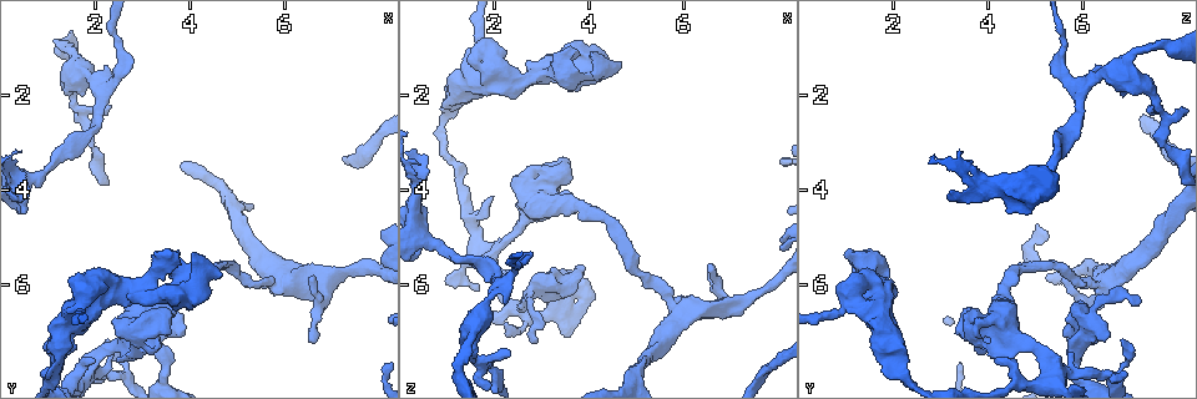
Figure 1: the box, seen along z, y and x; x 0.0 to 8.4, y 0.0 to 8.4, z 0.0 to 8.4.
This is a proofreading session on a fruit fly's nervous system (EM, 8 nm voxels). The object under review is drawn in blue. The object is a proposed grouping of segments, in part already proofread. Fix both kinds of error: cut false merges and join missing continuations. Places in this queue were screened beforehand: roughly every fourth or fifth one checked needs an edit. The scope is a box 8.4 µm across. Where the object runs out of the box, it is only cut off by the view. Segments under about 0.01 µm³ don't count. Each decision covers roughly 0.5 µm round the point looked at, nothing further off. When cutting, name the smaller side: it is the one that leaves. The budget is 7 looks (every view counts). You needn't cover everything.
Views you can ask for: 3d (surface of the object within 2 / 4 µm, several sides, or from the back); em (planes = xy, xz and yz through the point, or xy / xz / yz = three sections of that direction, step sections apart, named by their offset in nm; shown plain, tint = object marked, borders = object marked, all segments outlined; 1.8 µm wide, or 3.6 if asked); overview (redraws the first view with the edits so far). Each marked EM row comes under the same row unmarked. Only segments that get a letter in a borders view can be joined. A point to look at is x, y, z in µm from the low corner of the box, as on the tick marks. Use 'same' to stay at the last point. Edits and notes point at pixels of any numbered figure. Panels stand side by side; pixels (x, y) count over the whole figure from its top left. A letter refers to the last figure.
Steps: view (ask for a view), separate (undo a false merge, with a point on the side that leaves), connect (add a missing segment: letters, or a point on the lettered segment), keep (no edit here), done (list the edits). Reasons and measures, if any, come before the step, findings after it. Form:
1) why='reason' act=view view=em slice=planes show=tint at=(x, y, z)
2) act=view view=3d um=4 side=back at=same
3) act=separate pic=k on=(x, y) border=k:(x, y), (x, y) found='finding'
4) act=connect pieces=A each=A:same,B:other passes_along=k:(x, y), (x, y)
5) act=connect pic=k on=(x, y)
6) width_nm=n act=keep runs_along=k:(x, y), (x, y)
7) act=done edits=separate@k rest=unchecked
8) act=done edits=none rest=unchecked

why='looks like a crossing' act=view view=em slice=xz step=8 show=tint at=(3.15, 6.20, 1.45)

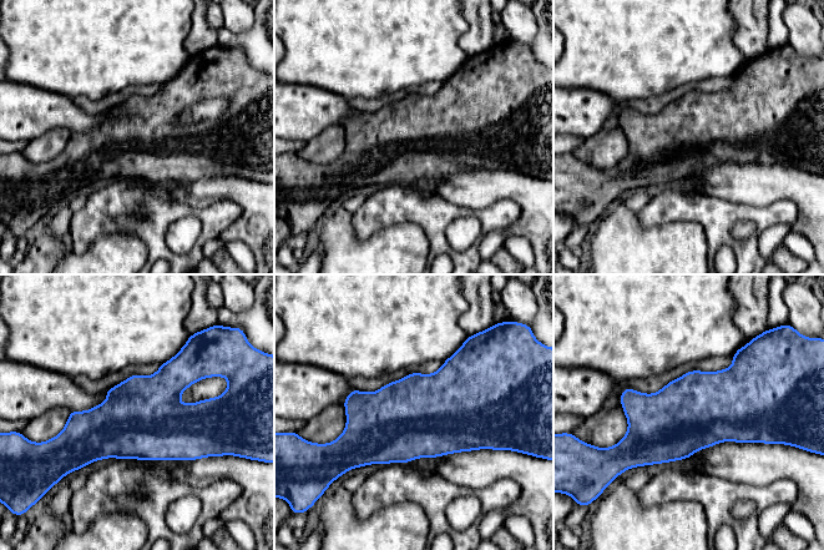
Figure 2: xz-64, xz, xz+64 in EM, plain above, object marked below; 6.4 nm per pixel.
why='another direction' act=view view=em slice=planes show=borders at=same

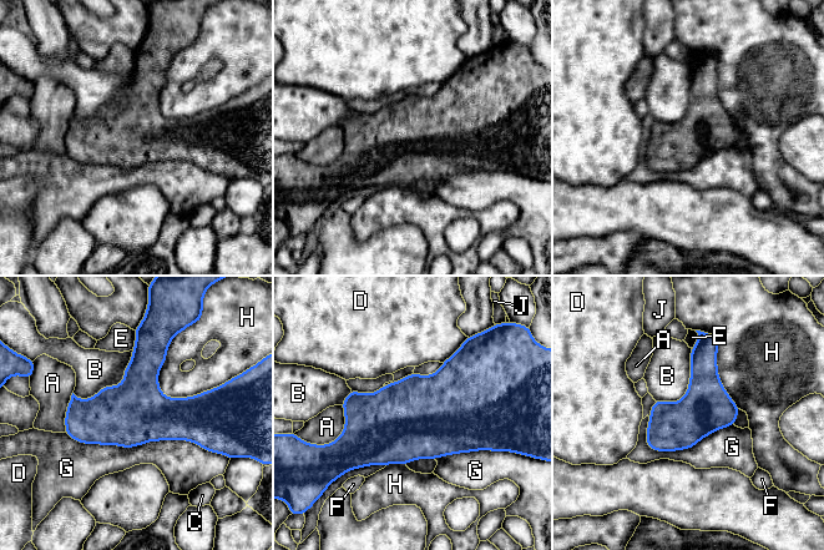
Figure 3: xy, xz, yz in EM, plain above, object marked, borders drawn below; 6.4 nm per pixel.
act=keep each=A:other,B:other,C:other,D:other,E:other,F:other,G:other,H:other,J:other border=3:(132, 351), (117, 385), (72, 393) found='all the same neuron'

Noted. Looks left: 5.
why='branch stops here' act=view view=3d um=4 at=(2.50, 7.60, 4.30)

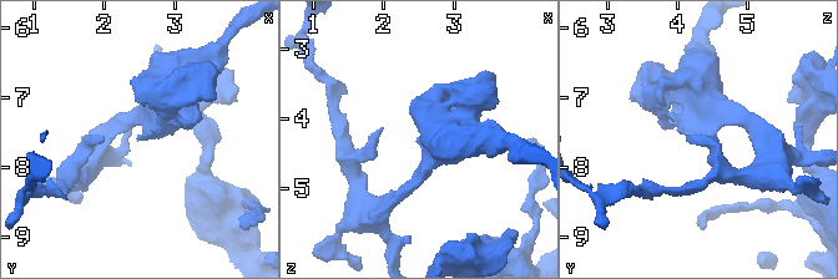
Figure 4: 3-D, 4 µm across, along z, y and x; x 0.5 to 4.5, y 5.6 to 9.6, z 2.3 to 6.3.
act=view view=em slice=xy step=8 show=tint at=(2.50, 7.60, 4.30)

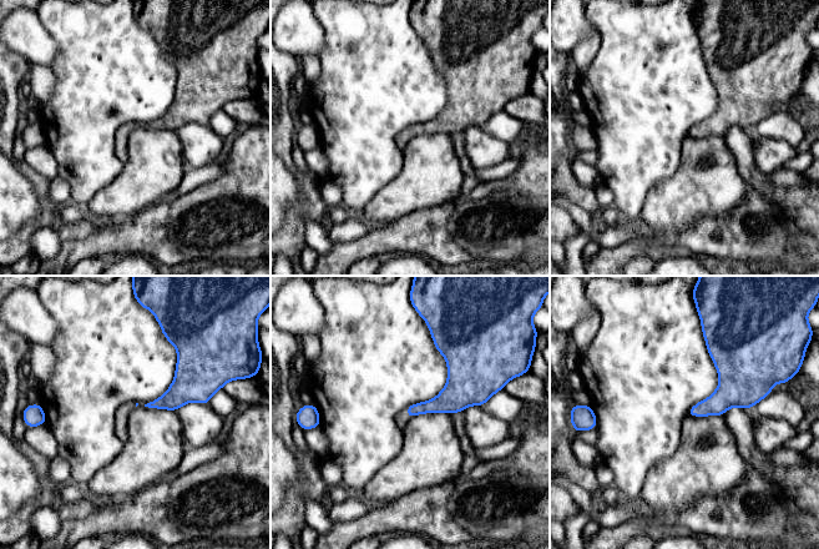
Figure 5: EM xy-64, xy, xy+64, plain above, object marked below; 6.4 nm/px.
why='cut it another way' act=view view=em slice=planes show=borders at=same

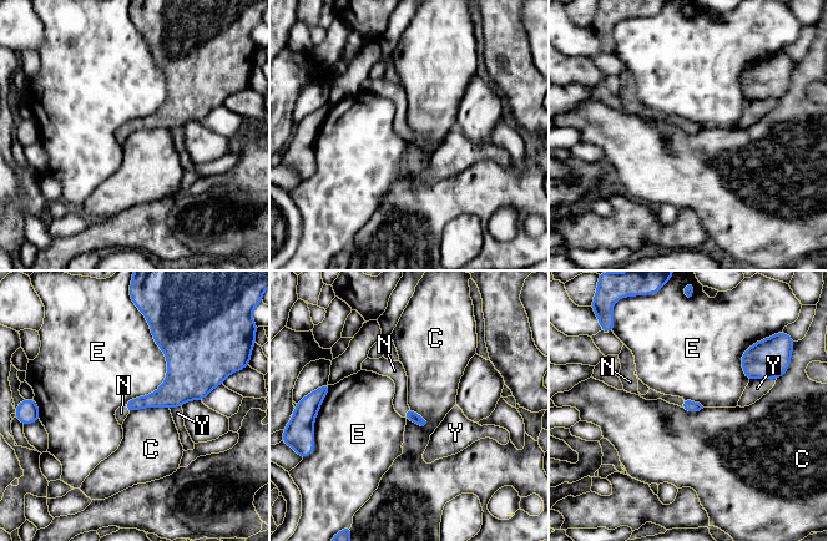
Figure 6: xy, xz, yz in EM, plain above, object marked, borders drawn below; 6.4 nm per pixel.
act=connect pieces=N each=C:other,E:other,N:same,Y:other found='it goes on there'

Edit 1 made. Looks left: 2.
act=done edits=connect@6 rest=unchecked

